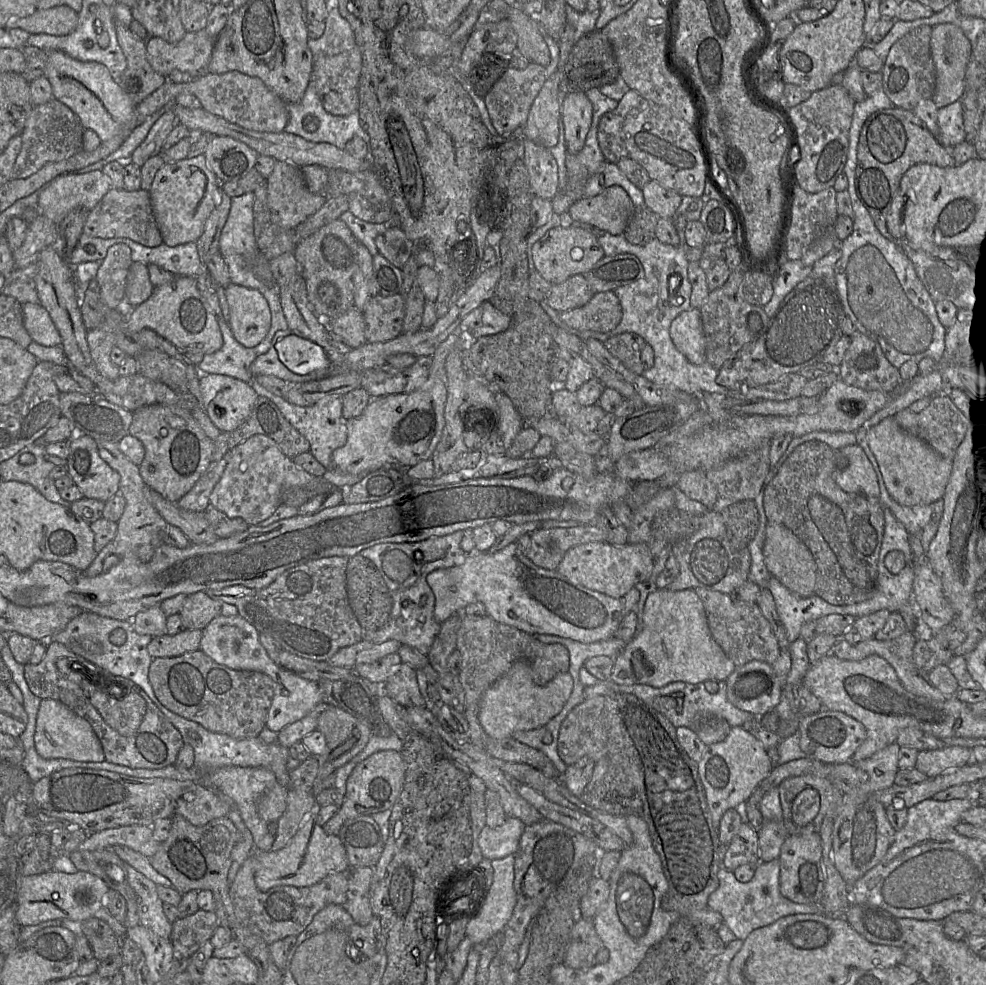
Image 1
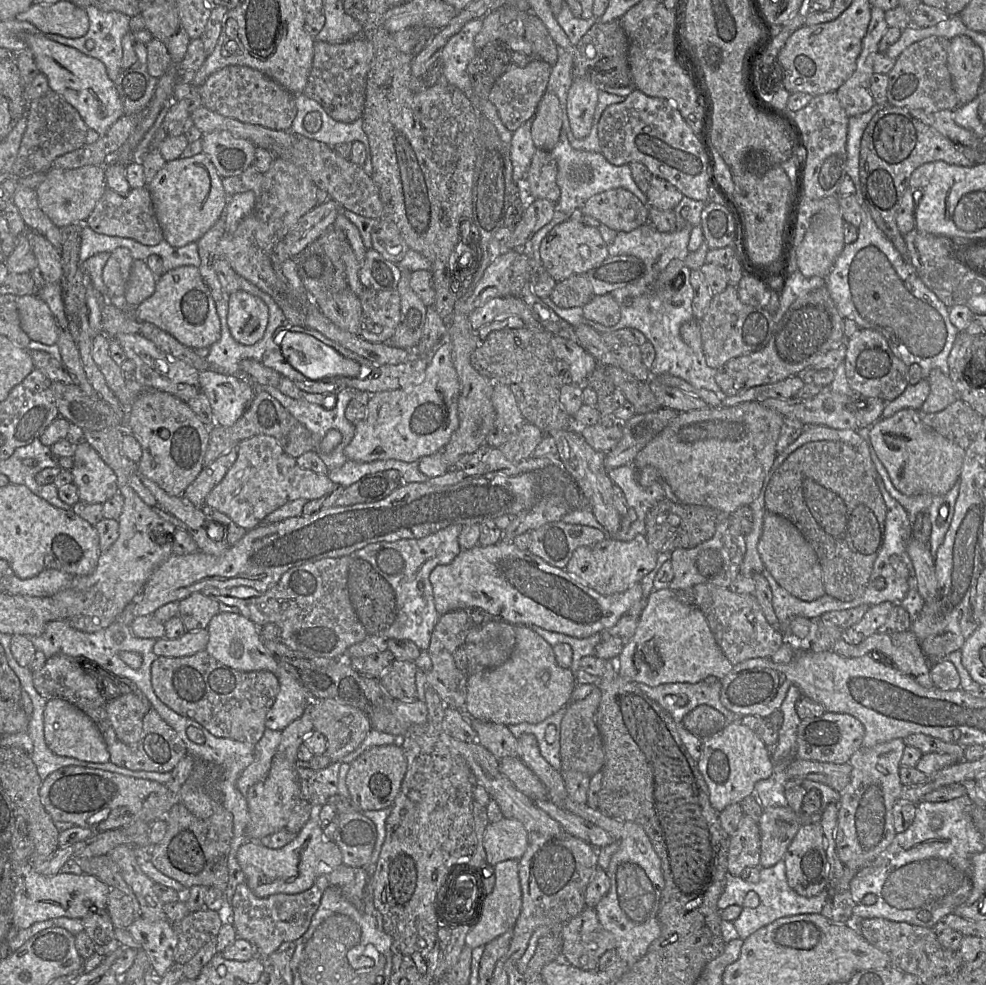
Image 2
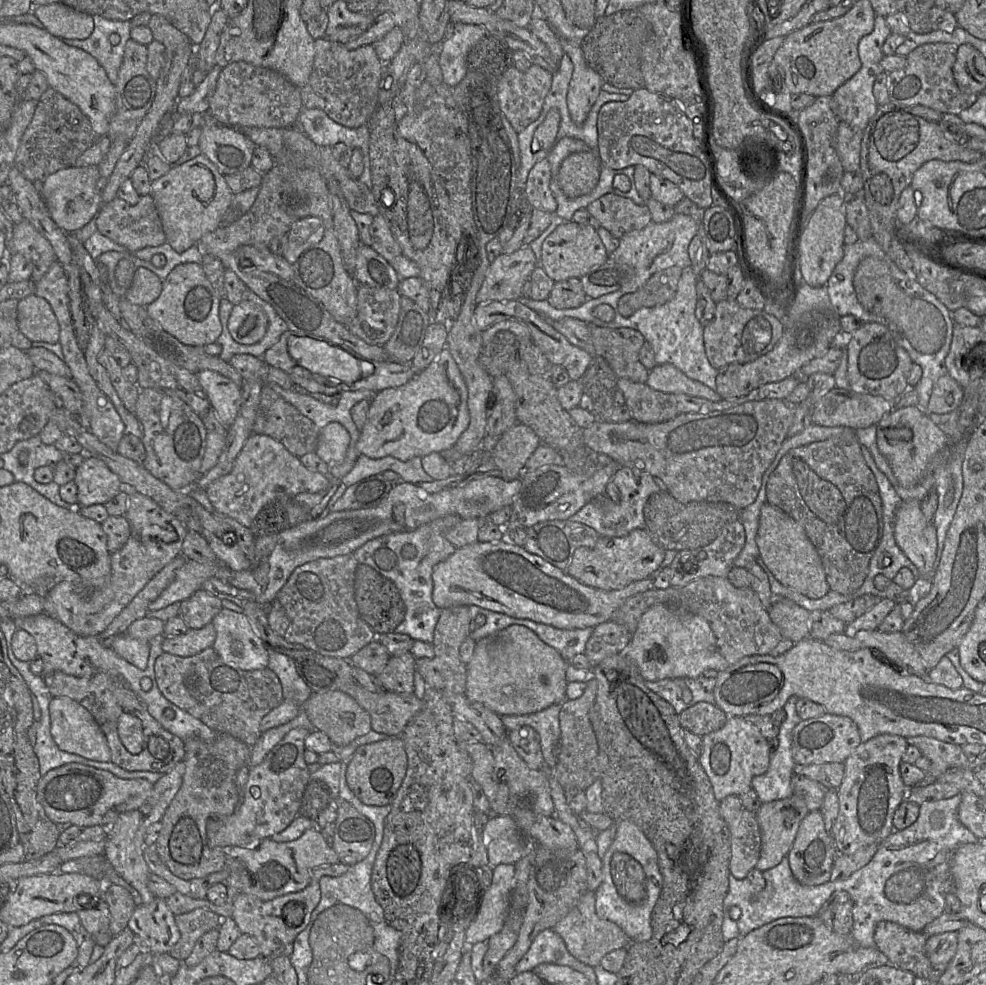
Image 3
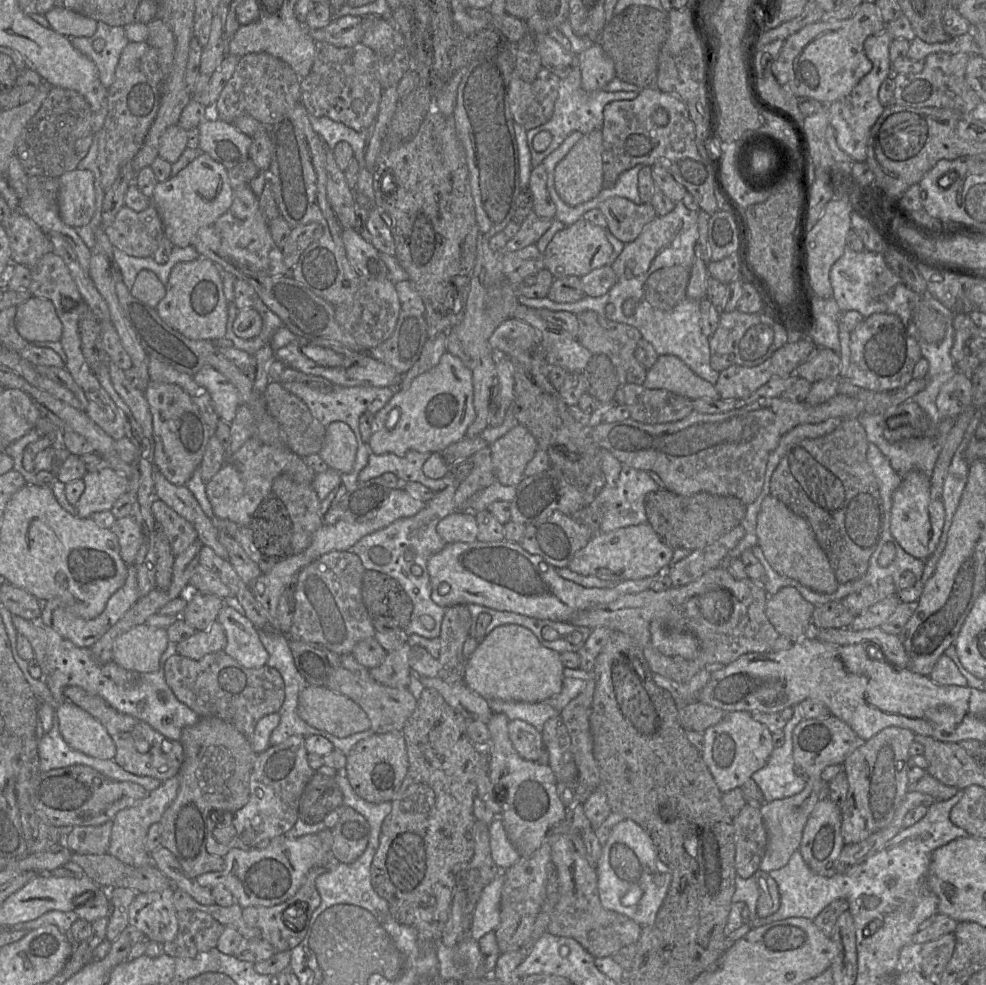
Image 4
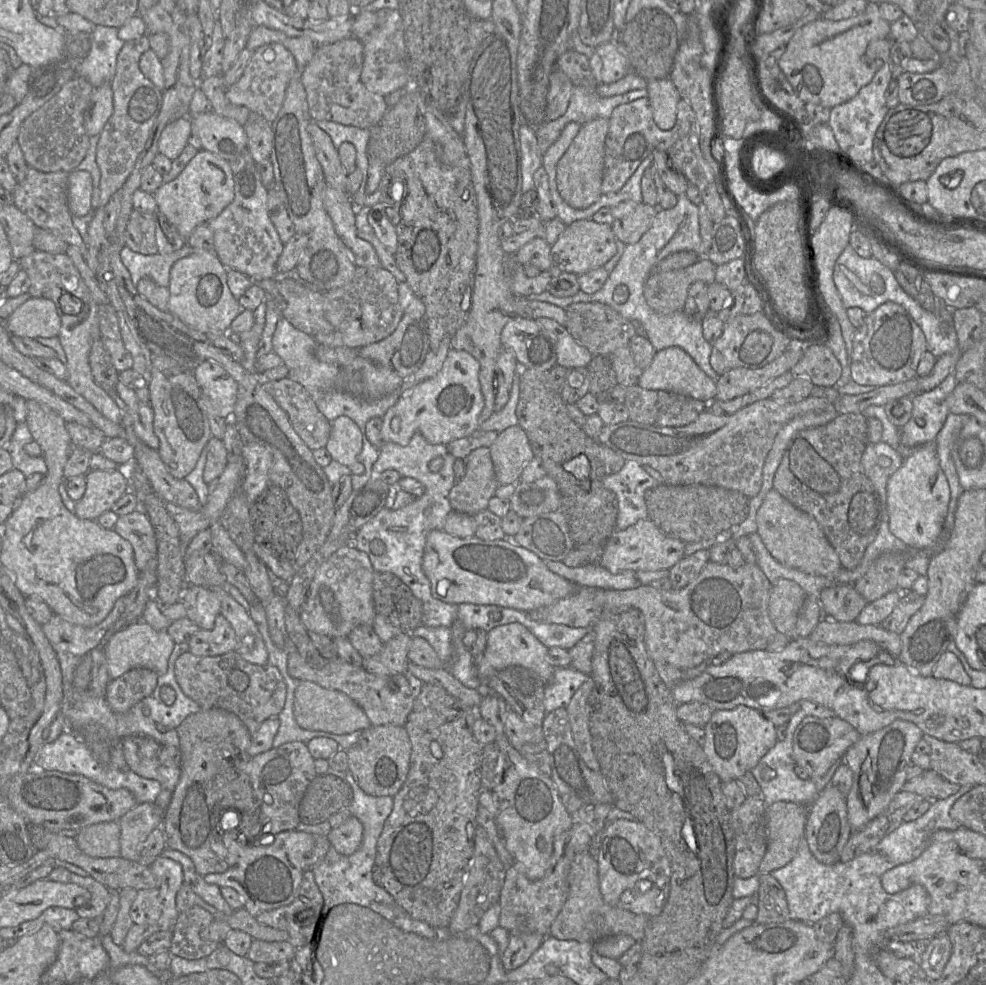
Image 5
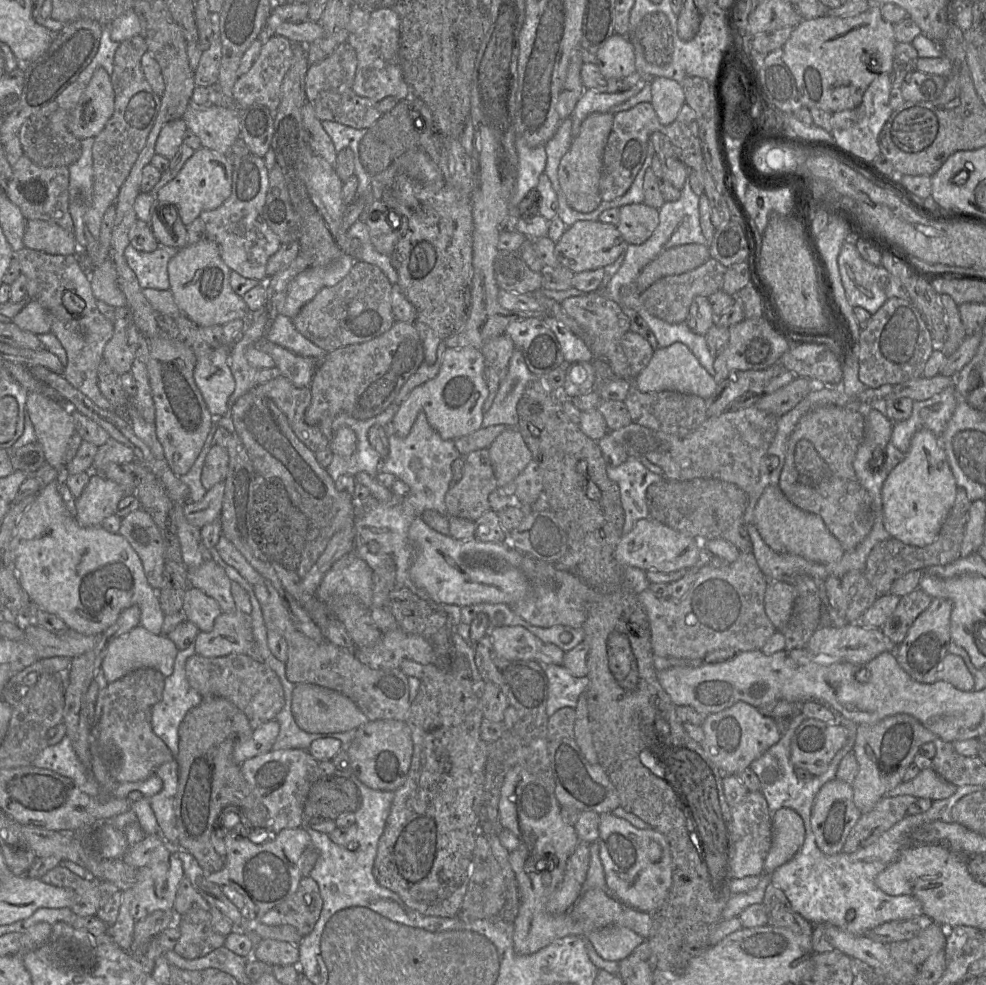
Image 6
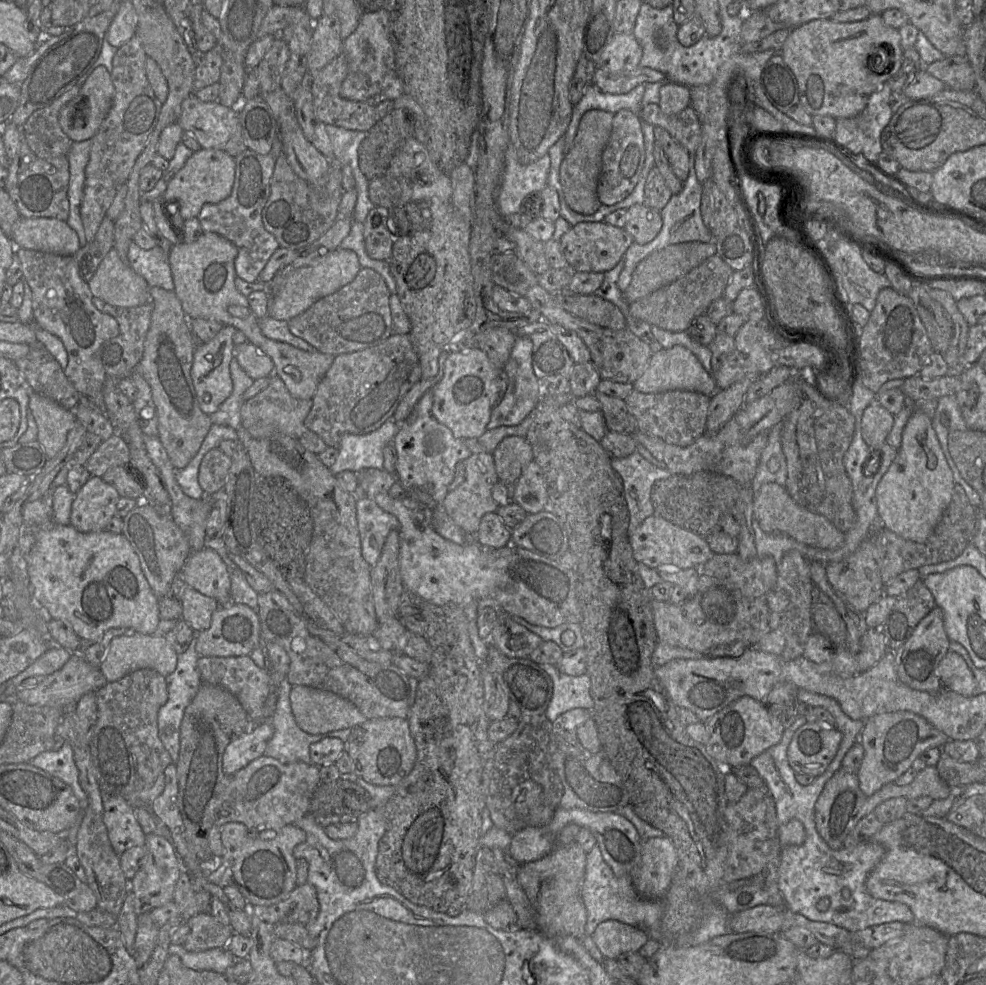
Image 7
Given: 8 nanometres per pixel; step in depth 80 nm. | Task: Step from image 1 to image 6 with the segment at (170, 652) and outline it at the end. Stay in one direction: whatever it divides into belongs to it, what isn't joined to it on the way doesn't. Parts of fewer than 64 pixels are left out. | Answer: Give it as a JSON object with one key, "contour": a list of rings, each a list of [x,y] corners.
{"contour":[[[239,610],[221,612],[214,620],[213,629],[199,631],[194,643],[195,653],[205,657],[247,654],[254,645],[250,617]]]}

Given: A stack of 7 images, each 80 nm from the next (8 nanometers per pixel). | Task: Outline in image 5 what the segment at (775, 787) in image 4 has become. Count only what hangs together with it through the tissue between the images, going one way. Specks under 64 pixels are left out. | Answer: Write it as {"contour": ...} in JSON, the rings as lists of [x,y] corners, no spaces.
{"contour":[[[799,710],[796,714],[791,716],[788,722],[787,733],[784,740],[777,741],[775,745],[760,759],[758,764],[750,771],[758,781],[762,789],[762,798],[767,806],[777,801],[794,802],[805,807],[808,811],[818,794],[828,785],[834,776],[835,771],[842,761],[834,763],[827,773],[818,780],[802,779],[795,772],[796,763],[793,758],[793,736],[797,726],[806,717],[803,710]]]}

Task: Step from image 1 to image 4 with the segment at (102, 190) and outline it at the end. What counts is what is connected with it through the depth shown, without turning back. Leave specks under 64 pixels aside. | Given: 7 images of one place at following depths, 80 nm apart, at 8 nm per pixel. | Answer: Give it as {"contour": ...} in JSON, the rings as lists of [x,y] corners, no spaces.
{"contour":[[[74,169],[58,177],[60,217],[71,227],[89,223],[95,212],[94,175],[88,169]]]}

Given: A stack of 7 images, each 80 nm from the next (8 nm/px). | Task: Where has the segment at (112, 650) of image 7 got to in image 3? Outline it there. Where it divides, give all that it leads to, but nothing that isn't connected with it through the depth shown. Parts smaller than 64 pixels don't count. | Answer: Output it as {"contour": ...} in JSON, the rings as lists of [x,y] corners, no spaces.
{"contour":[[[143,617],[133,621],[124,634],[116,636],[112,643],[114,652],[139,669],[145,669],[149,658],[149,640],[164,635],[165,622]]]}

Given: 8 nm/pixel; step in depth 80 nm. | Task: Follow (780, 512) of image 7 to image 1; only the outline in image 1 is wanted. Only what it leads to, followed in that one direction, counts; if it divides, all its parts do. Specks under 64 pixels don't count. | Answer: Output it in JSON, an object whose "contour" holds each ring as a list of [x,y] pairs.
{"contour":[[[767,523],[763,557],[770,574],[800,597],[814,595],[816,583],[816,563],[808,547],[788,528]]]}

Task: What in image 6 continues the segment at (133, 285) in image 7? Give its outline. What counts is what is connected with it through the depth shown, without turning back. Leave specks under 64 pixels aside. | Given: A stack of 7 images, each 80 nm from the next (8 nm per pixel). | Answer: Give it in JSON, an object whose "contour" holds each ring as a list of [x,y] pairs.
{"contour":[[[108,258],[90,274],[90,284],[94,297],[111,306],[125,307],[125,295],[117,285],[117,273]]]}

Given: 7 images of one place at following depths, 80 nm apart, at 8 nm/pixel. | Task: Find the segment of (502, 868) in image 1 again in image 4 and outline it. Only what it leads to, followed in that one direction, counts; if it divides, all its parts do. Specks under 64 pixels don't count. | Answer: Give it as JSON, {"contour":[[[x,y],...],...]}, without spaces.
{"contour":[[[504,871],[498,873],[488,884],[476,905],[472,916],[469,936],[479,940],[487,933],[495,932],[500,924],[500,901],[504,884]]]}

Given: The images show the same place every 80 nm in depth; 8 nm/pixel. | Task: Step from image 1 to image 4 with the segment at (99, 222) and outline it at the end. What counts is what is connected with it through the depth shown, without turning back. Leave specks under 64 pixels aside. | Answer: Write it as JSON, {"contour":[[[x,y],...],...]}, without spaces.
{"contour":[[[153,204],[139,212],[124,205],[104,231],[113,247],[134,257],[152,257],[164,235]]]}

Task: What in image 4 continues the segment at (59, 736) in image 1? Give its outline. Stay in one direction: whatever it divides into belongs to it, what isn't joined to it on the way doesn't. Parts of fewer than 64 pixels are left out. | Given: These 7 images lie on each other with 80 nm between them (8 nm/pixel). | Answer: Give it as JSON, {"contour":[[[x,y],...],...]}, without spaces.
{"contour":[[[64,700],[55,709],[59,731],[73,749],[99,759],[113,759],[116,746],[106,728],[89,712]]]}

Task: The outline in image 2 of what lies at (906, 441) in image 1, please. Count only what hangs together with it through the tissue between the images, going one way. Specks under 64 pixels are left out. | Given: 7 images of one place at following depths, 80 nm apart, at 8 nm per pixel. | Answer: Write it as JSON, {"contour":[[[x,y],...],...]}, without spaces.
{"contour":[[[912,408],[902,409],[889,418],[880,419],[870,427],[869,436],[892,483],[907,496],[945,495],[960,477],[966,450],[924,424],[918,412]]]}

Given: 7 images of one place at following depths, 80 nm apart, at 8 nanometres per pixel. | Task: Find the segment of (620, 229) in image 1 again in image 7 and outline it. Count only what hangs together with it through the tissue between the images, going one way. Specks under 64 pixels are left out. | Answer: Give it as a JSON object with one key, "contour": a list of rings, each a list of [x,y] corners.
{"contour":[[[635,204],[627,209],[624,230],[640,245],[651,242],[662,227],[660,210]]]}

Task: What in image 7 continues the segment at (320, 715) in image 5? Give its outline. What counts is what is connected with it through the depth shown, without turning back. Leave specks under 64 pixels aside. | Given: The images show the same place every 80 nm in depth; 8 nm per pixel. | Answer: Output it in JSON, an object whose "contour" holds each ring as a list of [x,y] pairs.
{"contour":[[[294,685],[290,705],[297,725],[309,734],[352,729],[367,720],[347,699],[327,690]]]}

